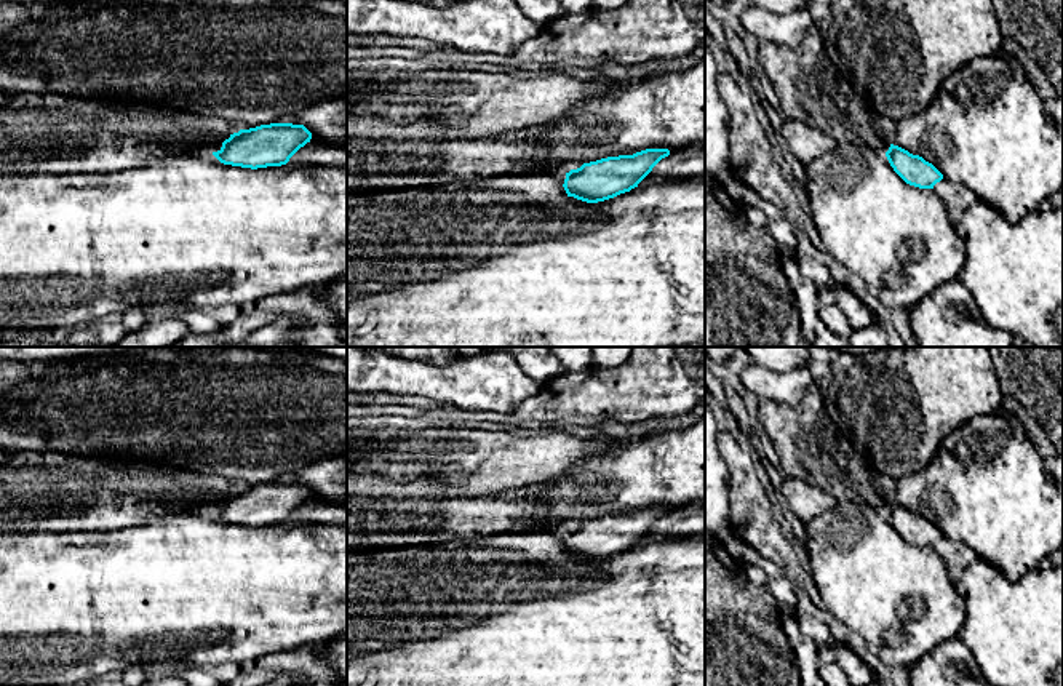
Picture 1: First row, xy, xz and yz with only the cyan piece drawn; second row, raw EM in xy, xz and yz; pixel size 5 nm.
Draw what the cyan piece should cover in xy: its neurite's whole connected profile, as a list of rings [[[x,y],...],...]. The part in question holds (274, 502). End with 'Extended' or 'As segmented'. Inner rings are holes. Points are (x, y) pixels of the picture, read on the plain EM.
[[[270,481],[230,493],[213,513],[224,523],[251,528],[281,524],[310,497],[304,483]]]. As segmented

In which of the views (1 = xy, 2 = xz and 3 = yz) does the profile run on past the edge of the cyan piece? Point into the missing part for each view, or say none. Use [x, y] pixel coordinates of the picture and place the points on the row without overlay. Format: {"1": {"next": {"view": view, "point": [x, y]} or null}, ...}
{"1": {"next": null}, "2": {"next": null}, "3": {"next": null}}

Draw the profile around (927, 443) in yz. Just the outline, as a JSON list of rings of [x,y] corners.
[[[911,347],[903,352],[900,349],[878,350],[868,355],[834,353],[830,371],[817,381],[820,393],[823,395],[823,406],[831,421],[850,440],[855,451],[868,461],[881,475],[895,478],[897,481],[924,469],[935,456],[940,443],[956,429],[962,427],[973,417],[993,414],[1001,411],[1004,392],[1001,389],[993,355],[988,347]]]

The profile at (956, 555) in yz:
[[[943,536],[940,540],[934,544],[934,550],[942,556],[948,568],[948,576],[953,584],[956,584],[962,574],[962,571],[978,560],[978,555],[959,540],[951,540]]]

